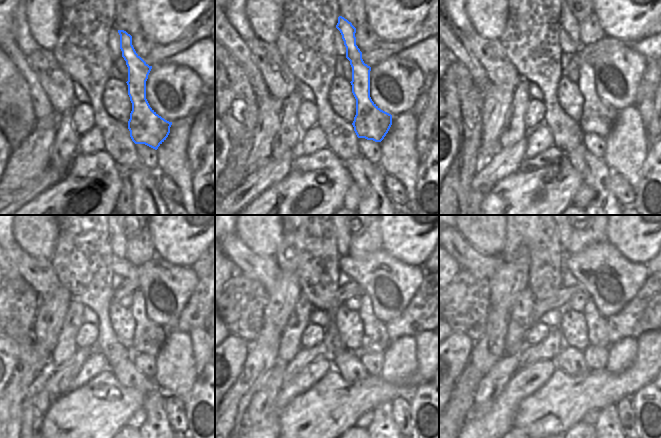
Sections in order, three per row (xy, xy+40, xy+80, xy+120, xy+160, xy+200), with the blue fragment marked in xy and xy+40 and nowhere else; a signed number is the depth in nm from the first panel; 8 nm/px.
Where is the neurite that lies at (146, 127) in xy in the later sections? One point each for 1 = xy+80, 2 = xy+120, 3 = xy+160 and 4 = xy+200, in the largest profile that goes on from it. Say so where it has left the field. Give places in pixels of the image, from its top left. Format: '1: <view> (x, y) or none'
1: xy+80 (598, 117)
2: xy+120 (149, 337)
3: xy+160 (375, 337)
4: xy+200 (597, 327)

